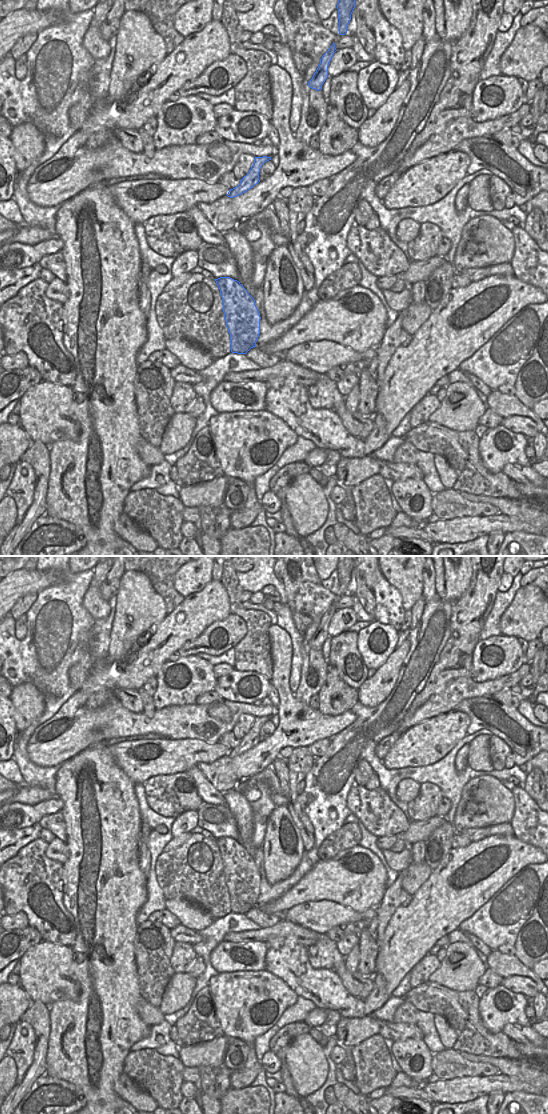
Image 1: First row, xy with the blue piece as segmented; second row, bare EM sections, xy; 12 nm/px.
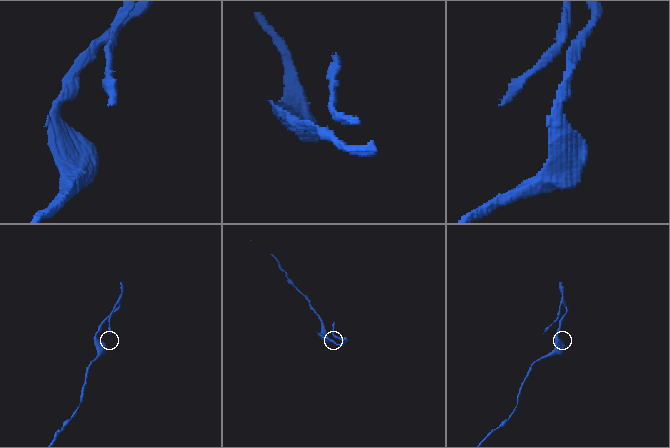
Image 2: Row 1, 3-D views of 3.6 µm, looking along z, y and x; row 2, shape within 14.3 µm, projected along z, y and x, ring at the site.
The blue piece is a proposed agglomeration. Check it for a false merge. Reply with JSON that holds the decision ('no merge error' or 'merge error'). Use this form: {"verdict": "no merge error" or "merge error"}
{"verdict": "merge error"}

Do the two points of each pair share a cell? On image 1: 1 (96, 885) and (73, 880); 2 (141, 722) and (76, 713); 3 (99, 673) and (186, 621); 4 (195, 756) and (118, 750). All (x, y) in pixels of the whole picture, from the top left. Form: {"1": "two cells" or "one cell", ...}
{"1": "one cell", "2": "one cell", "3": "one cell", "4": "one cell"}

